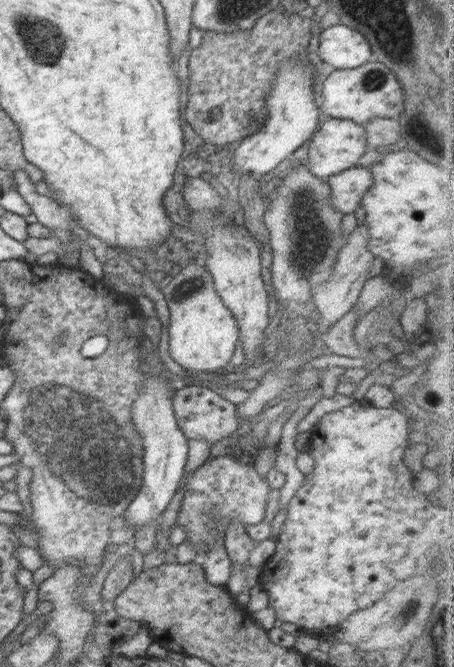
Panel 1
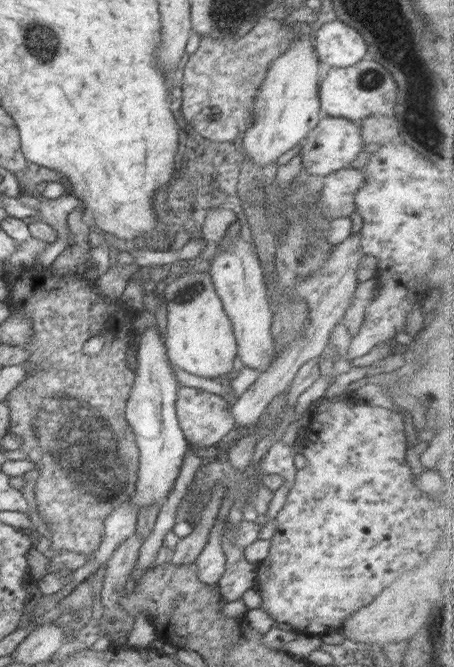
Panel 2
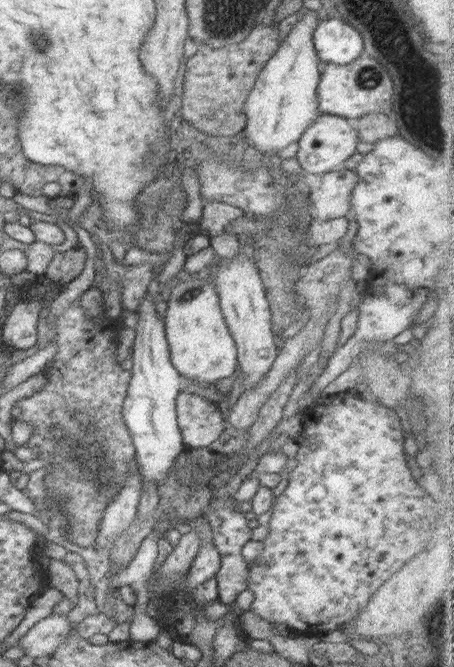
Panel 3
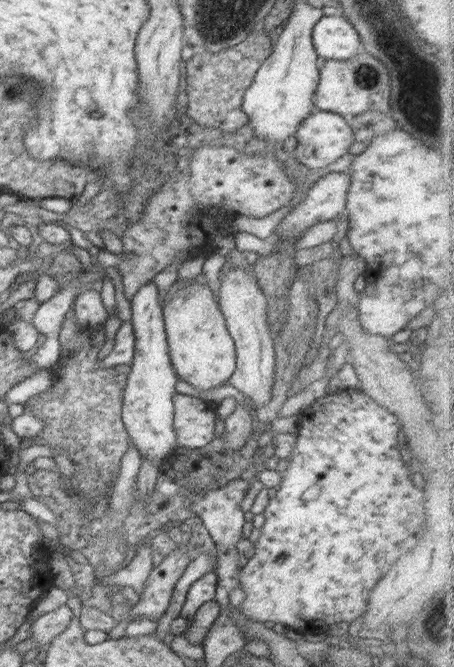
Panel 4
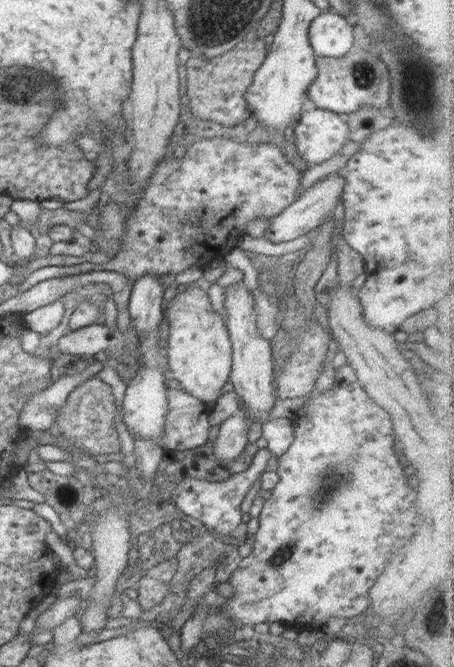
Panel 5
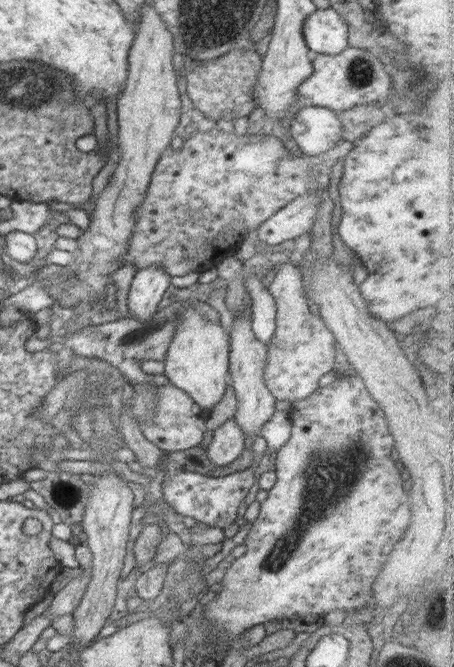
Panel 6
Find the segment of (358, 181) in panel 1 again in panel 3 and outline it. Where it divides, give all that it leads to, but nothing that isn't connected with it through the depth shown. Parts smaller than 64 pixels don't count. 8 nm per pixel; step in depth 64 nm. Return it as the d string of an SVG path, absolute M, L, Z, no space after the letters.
M342 168L323 175L322 185L308 194L311 219L332 220L351 215L352 189L358 184L354 170Z

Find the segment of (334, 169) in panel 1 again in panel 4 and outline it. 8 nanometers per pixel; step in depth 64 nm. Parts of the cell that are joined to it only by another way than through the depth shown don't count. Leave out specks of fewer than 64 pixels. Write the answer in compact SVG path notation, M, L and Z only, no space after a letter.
M326 111L308 115L302 121L302 125L298 127L296 137L298 144L294 154L300 164L306 165L310 172L318 171L344 156L349 152L350 146L355 140L354 130L351 128L349 118Z

